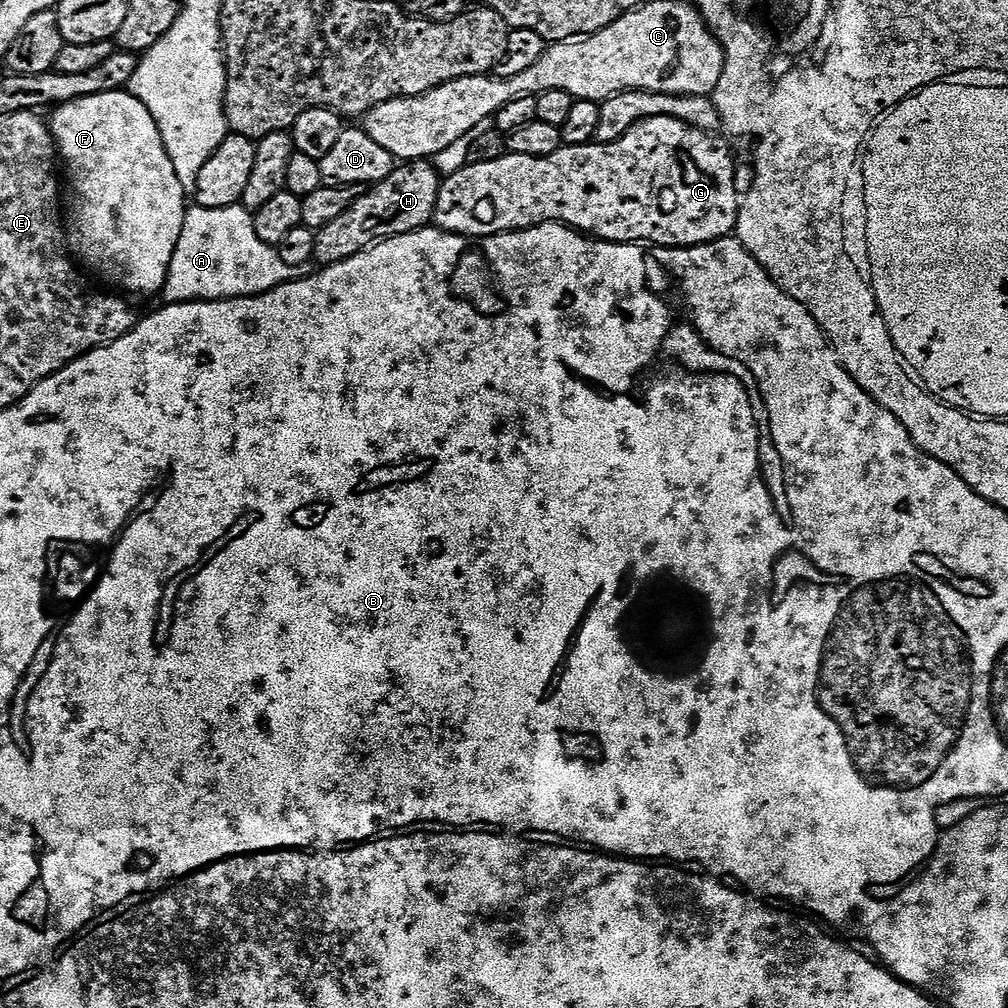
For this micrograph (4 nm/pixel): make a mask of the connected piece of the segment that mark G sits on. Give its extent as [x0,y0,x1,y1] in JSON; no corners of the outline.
[435,116,741,248]

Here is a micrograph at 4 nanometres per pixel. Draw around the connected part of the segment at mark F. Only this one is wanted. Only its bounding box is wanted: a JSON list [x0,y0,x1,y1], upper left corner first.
[50,90,186,296]

